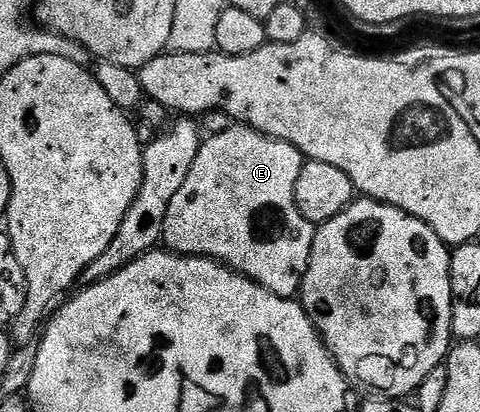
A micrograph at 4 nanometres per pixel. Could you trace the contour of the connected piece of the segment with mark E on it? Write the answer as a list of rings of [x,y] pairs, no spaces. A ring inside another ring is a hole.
[[[234,123],[227,131],[208,136],[199,146],[197,159],[193,159],[193,167],[185,175],[185,183],[173,195],[173,203],[169,203],[162,244],[183,257],[211,257],[273,291],[273,295],[298,298],[316,230],[297,211],[297,175],[301,175],[304,160],[303,153],[293,143],[270,137],[248,125]]]

